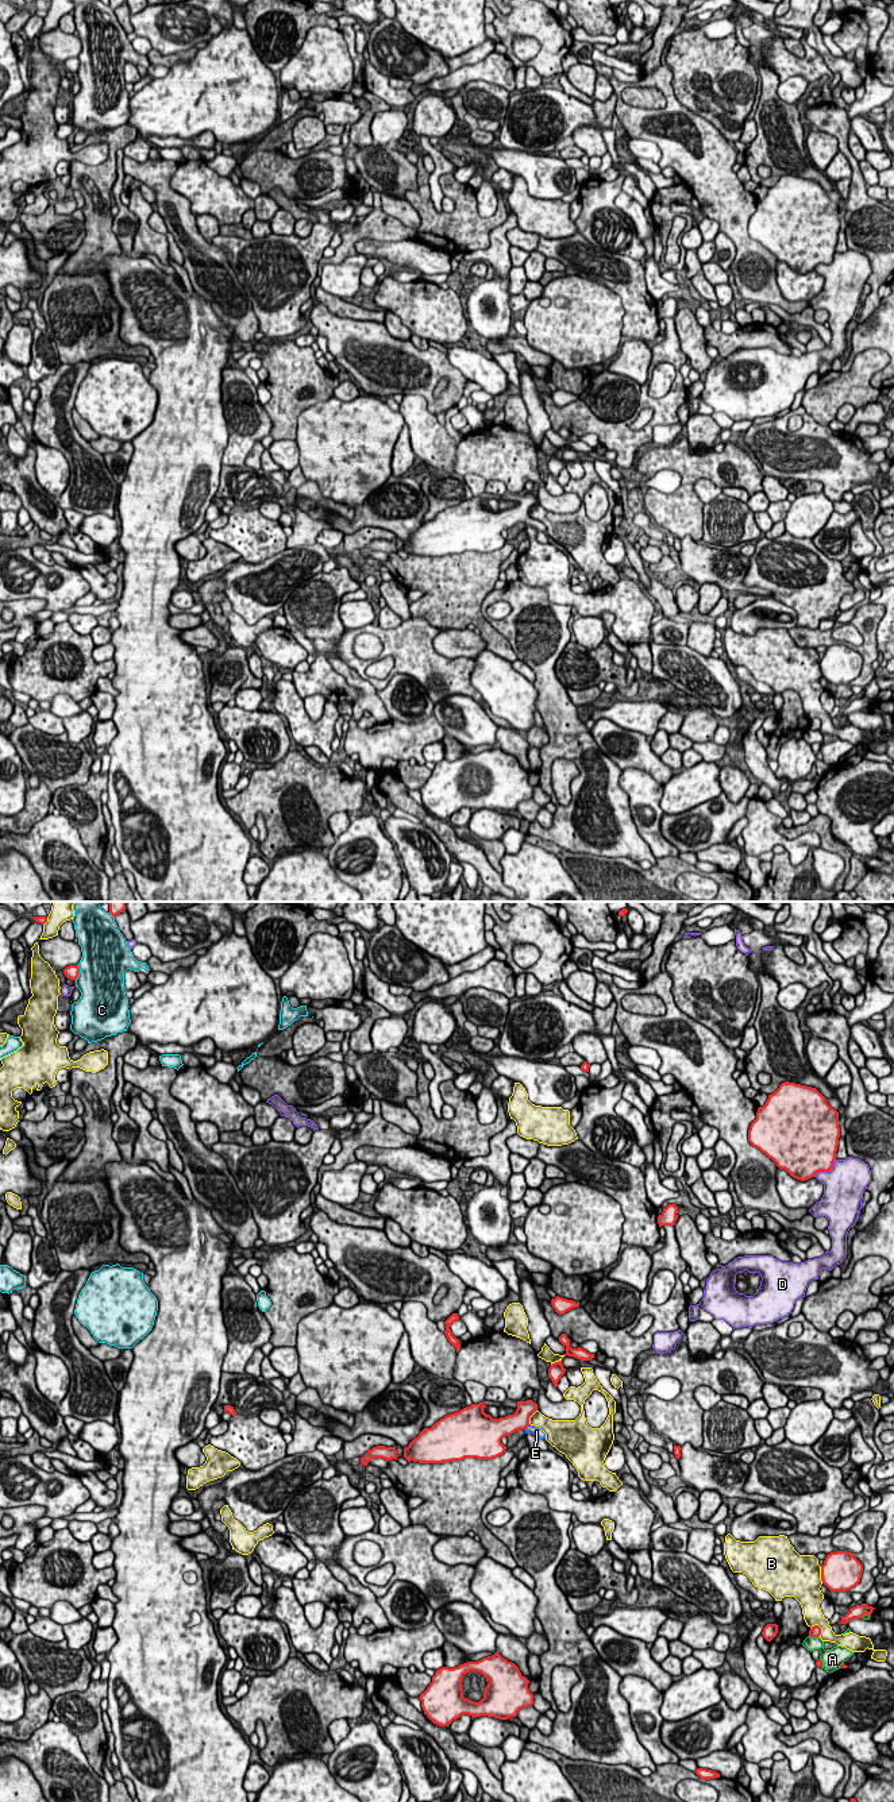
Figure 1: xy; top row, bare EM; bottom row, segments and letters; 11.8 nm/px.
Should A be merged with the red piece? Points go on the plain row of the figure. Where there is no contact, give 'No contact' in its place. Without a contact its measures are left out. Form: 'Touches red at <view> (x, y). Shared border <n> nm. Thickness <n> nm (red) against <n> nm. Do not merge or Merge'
Touches red at xy (814, 729). Shared border 130 nm. Thickness 130 nm (red) against 160 nm. Do not merge

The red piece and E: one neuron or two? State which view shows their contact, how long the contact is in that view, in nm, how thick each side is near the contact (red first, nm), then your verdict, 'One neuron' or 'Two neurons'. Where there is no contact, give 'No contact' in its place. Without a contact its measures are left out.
Touches red in xy. Shared border 110 nm. Thickness 240 nm (red) against 120 nm. One neuron

